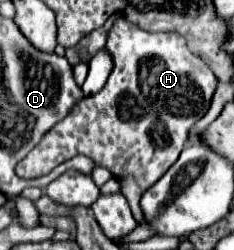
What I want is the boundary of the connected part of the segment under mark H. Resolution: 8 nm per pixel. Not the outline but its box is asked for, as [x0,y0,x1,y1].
[16,18,218,224]

